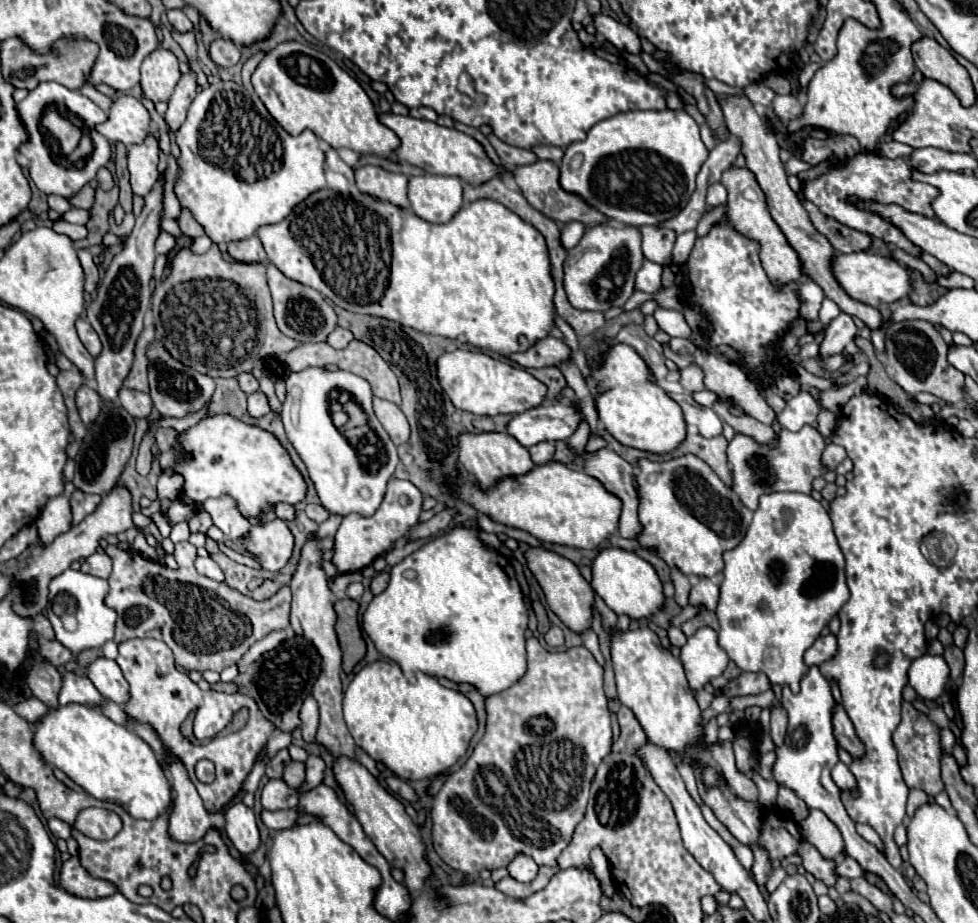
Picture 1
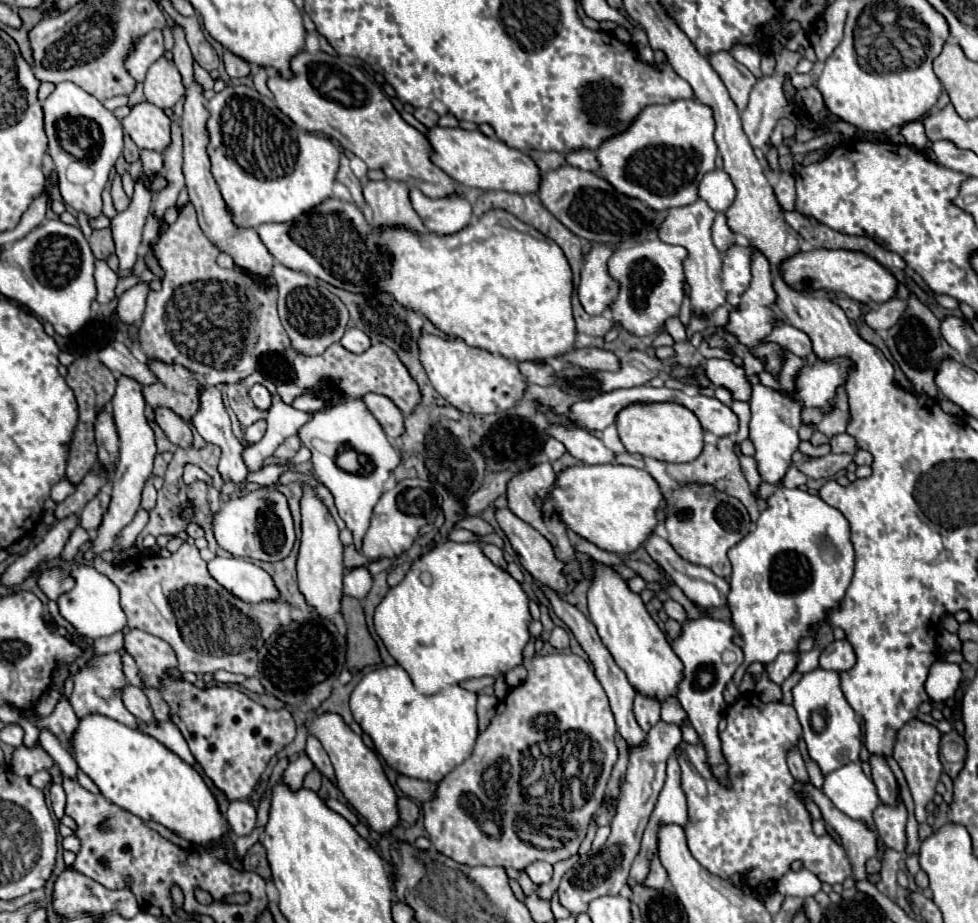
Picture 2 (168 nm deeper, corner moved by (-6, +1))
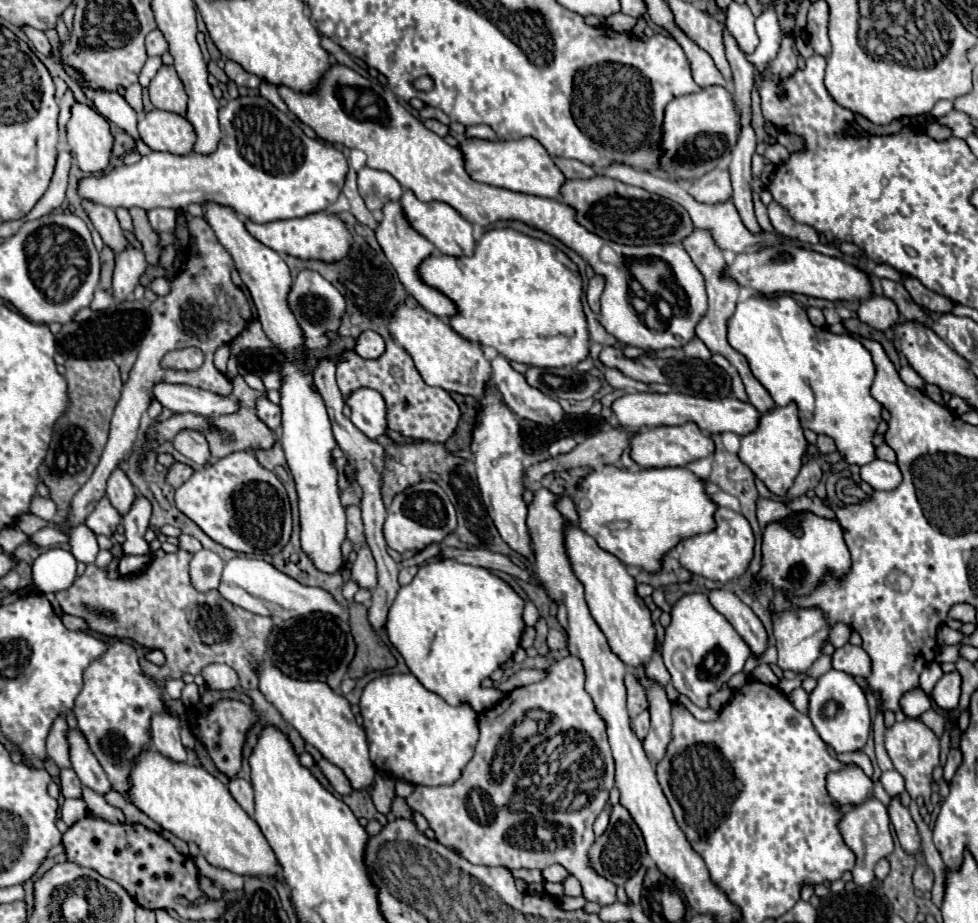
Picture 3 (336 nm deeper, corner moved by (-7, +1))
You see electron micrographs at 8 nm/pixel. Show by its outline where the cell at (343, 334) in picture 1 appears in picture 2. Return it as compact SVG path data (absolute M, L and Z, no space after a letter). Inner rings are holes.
M349 328L349 330L345 332L345 336L341 338L341 346L347 348L349 352L361 354L361 352L365 352L365 350L371 346L371 340L369 340L369 336L367 336L363 330L359 330L359 328Z

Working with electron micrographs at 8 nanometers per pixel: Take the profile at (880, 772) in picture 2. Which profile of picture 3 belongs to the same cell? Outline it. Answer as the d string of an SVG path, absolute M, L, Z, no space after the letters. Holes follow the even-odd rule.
M892 798L892 802L888 804L888 816L890 816L890 822L898 834L898 840L902 844L902 848L908 852L908 854L920 854L920 836L918 836L918 830L916 830L916 824L908 812L908 808L900 802L900 798Z

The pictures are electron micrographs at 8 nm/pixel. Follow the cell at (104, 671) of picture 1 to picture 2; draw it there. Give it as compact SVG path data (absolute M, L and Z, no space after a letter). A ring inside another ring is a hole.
M127 684L127 686L123 688L123 704L125 704L127 710L129 710L133 716L137 716L143 724L157 724L157 720L155 720L155 716L153 716L153 712L151 712L151 706L149 706L149 700L147 700L147 696L143 694L141 688Z

